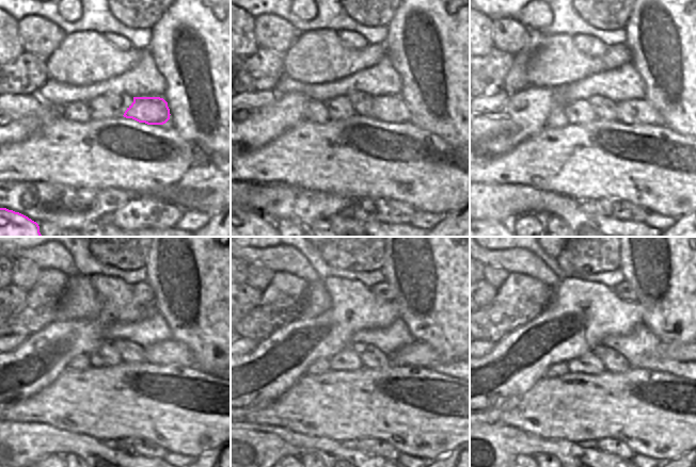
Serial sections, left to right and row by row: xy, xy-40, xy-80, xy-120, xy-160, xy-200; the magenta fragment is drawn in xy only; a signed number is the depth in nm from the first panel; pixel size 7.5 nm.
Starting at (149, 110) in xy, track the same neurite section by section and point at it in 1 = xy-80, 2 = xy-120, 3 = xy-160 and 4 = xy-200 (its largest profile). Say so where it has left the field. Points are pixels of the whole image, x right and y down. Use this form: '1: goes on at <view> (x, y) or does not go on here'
1: goes on at xy-80 (632, 111)
2: goes on at xy-120 (167, 352)
3: goes on at xy-160 (420, 354)
4: goes on at xy-200 (676, 351)

